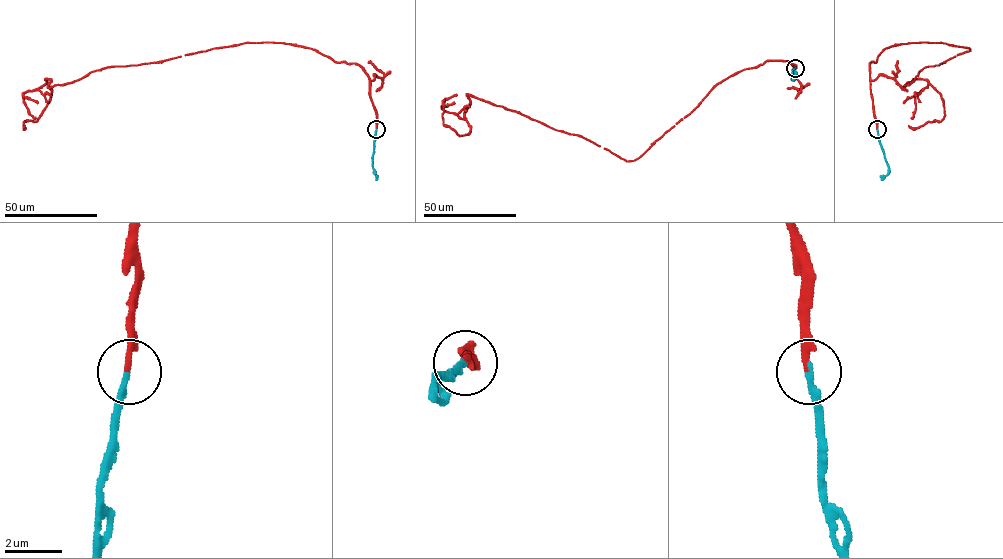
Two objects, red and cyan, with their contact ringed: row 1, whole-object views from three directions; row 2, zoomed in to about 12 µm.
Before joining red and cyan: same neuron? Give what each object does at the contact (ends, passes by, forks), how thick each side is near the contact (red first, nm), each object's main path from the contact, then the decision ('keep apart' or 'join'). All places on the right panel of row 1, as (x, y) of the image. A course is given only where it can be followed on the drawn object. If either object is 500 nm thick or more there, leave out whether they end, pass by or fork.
red ends; cyan ends; calibres 220 and 240 nm; course red (877, 129), (869, 63), (884, 49), (969, 48), (903, 87), (925, 79), (944, 107), (941, 121), (908, 125); course cyan (877, 129), (889, 168), (889, 172), (881, 179); join

